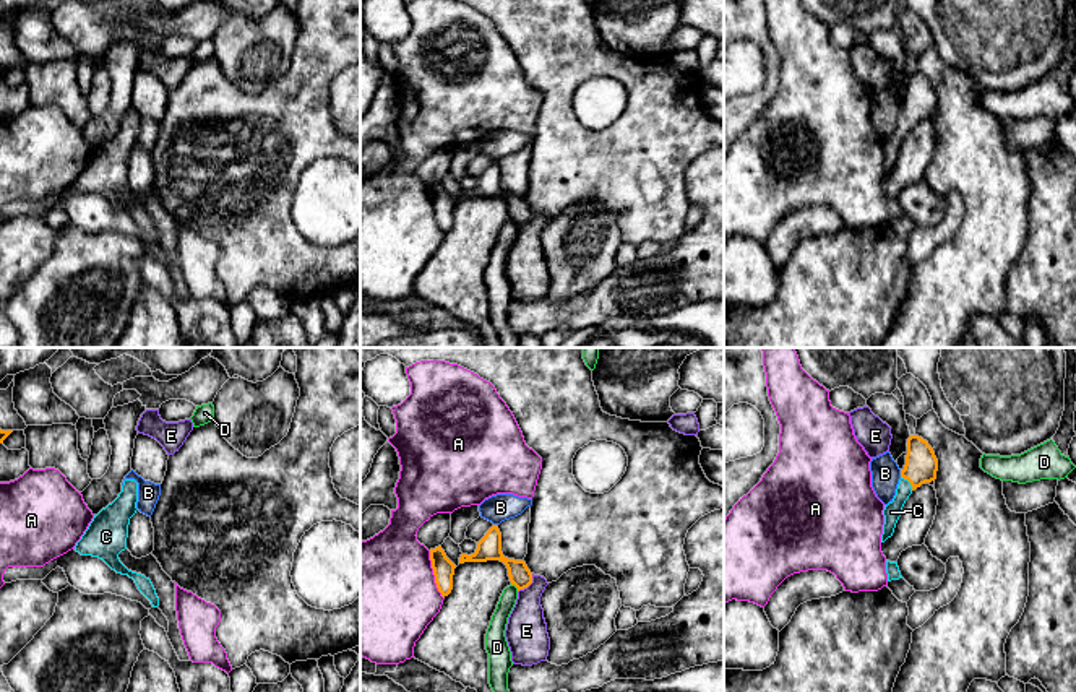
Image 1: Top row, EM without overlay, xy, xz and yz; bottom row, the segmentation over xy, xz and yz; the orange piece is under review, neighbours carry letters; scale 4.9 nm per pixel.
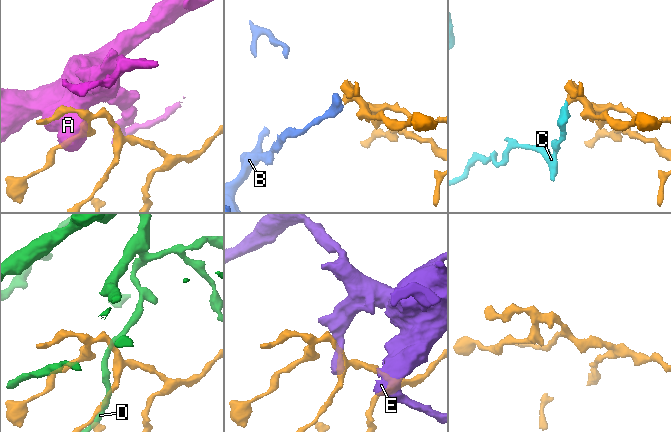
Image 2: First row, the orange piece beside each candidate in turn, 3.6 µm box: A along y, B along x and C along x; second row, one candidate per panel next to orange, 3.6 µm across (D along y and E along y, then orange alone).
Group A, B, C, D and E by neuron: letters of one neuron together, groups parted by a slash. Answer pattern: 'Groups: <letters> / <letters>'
Groups: A / B / C / D / E

